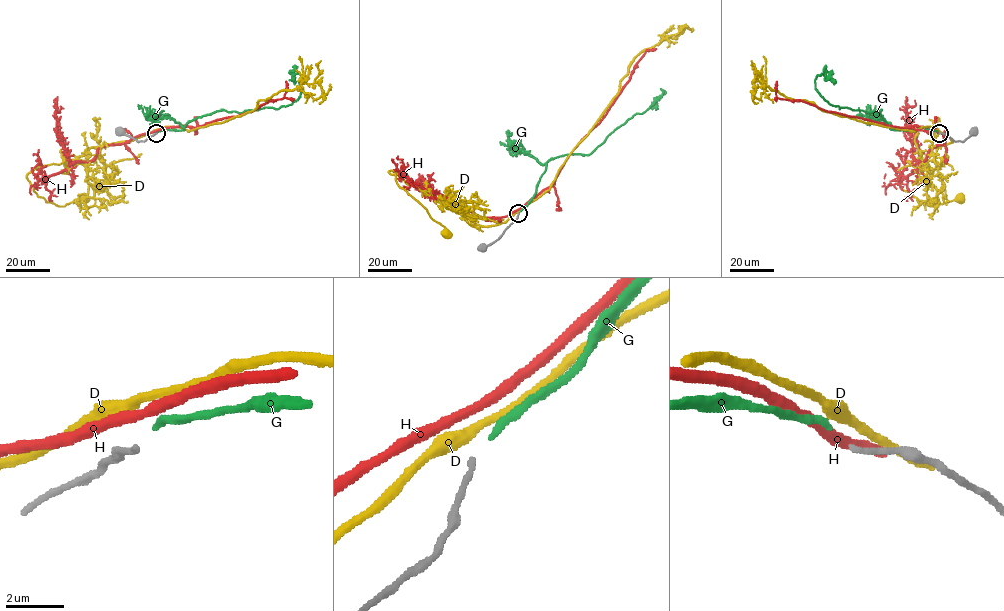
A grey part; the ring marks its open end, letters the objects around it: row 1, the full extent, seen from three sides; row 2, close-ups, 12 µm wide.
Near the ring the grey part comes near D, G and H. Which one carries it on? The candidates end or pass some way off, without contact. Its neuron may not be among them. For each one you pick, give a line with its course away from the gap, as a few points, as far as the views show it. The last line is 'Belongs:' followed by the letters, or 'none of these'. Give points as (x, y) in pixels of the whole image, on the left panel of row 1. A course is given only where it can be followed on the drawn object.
G: via (158, 132), (183, 130), (187, 123), (216, 111), (288, 106), (300, 96), (303, 75), (294, 75), (294, 84)
Belongs: G

